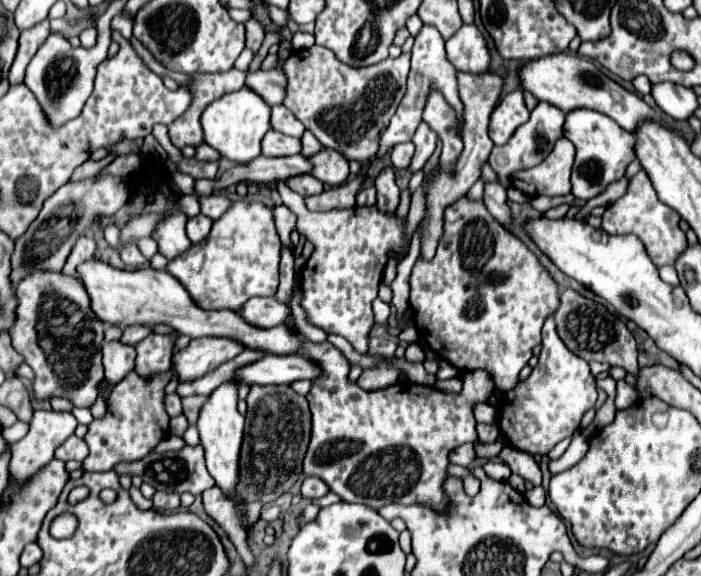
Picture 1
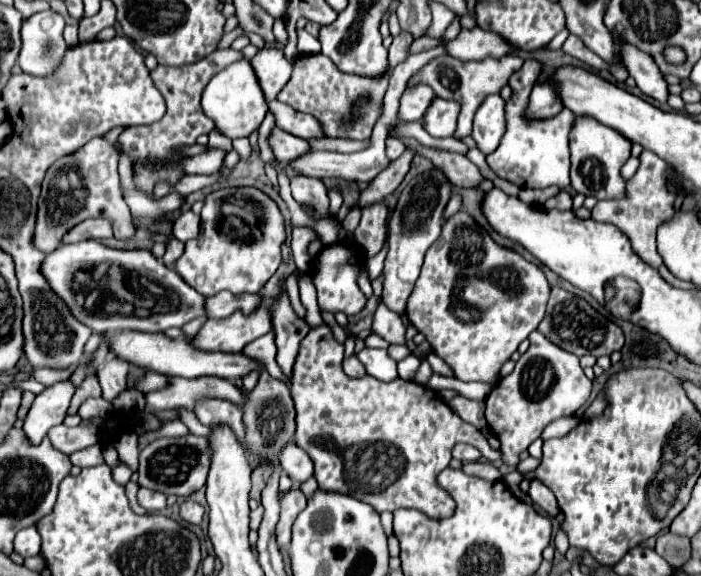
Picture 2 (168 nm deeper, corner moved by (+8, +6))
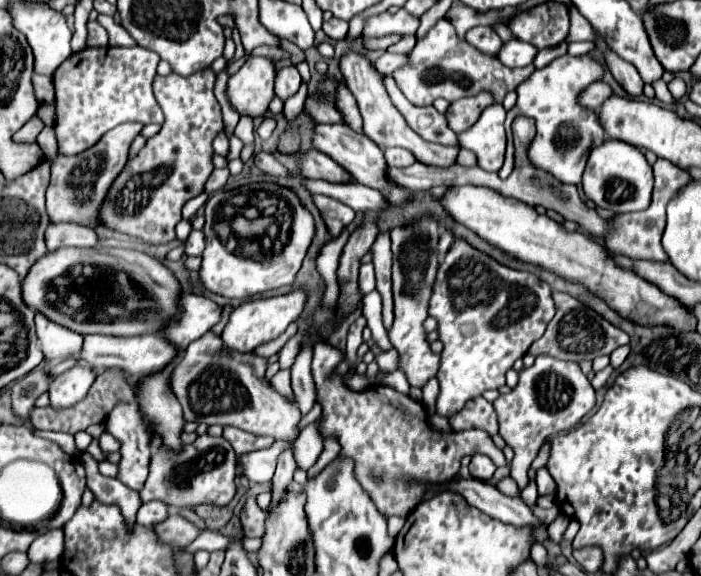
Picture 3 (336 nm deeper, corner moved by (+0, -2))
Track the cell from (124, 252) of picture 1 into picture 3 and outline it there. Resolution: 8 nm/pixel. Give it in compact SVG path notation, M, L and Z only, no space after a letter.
M121 124L109 130L95 146L75 156L57 156L57 140L51 126L45 126L37 136L37 144L41 146L47 158L53 158L51 166L51 184L47 188L47 214L53 224L73 222L85 224L89 228L99 228L101 220L97 220L97 212L101 212L101 204L109 194L113 180L121 174L127 164L127 154L133 138L139 134L141 124Z

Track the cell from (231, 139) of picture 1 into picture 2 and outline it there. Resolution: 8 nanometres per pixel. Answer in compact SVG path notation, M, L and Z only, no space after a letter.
M237 60L235 64L229 64L227 68L223 68L219 74L215 74L209 84L205 86L203 92L203 110L205 114L215 122L215 126L229 136L231 140L235 138L247 138L253 130L259 128L259 124L263 122L269 106L265 102L265 96L261 92L259 80L253 72L253 66L249 60Z

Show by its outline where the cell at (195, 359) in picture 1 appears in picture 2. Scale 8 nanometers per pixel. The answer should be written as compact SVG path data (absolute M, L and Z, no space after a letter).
M259 306L251 314L237 310L223 320L207 320L195 336L193 346L207 352L241 352L251 340L273 330L269 314L269 308Z

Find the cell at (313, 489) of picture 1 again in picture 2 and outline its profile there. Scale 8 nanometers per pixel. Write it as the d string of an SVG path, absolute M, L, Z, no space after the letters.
M291 440L281 452L279 452L279 460L283 470L289 474L289 478L295 484L305 482L309 476L313 476L313 460L309 458L309 454L299 448L295 444L295 440Z

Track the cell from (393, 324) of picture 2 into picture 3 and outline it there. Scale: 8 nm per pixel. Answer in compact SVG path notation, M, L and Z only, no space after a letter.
M381 232L371 246L377 290L383 298L383 324L385 330L393 326L393 296L391 296L391 238L389 232Z

